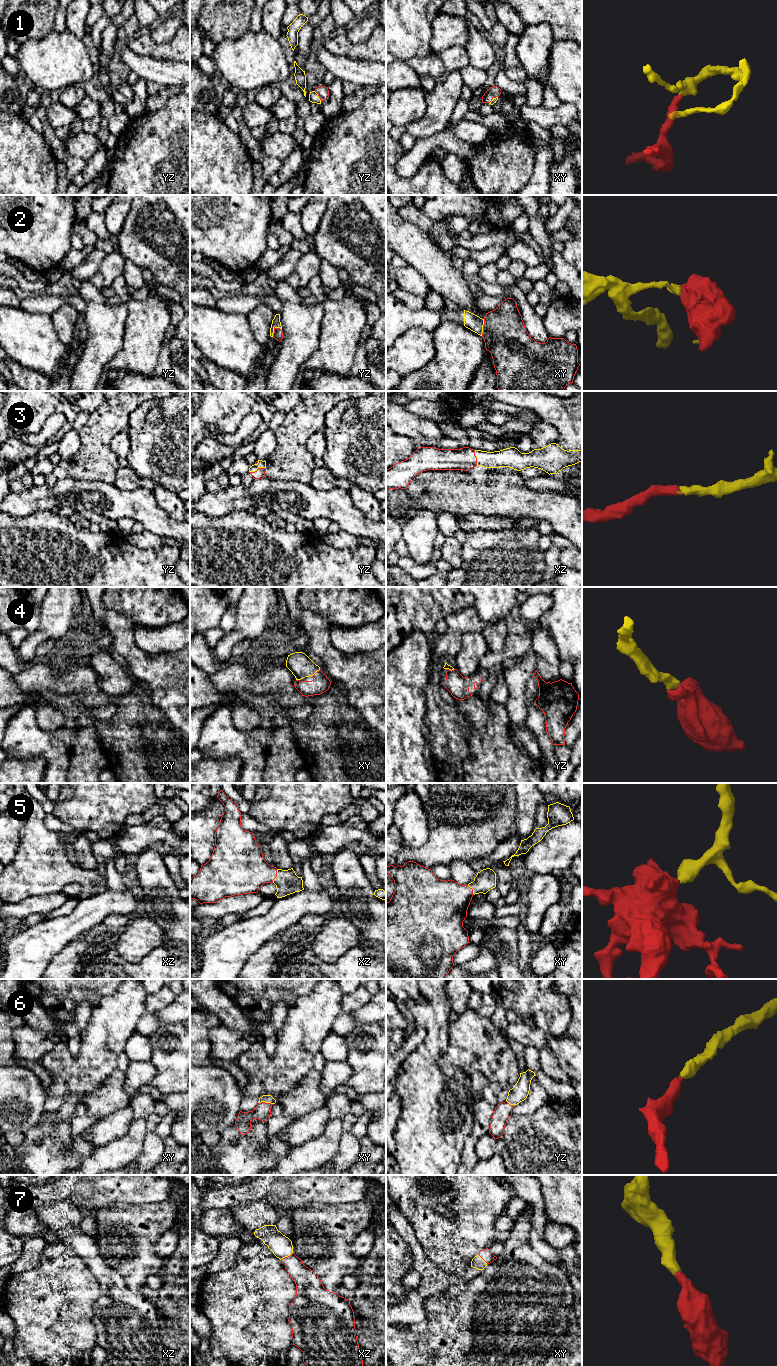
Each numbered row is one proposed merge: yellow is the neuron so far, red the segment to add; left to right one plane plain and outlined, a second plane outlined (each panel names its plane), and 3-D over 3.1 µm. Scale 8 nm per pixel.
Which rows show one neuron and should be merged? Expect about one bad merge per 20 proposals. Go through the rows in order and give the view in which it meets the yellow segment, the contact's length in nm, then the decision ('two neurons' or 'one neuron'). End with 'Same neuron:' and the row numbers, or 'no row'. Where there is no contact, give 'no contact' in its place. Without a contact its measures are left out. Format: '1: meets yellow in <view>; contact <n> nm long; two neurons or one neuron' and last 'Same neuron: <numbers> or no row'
1: meets yellow in yz; contact 110 nm long; one neuron
2: meets yellow in yz; contact 100 nm long; one neuron
3: meets yellow in yz; contact 140 nm long; one neuron
4: meets yellow in xy; contact 90 nm long; one neuron
5: meets yellow in xz; contact 120 nm long; one neuron
6: meets yellow in xy; contact 110 nm long; one neuron
7: meets yellow in xz; contact 130 nm long; one neuron
Same neuron: 1, 2, 3, 4, 5, 6, 7

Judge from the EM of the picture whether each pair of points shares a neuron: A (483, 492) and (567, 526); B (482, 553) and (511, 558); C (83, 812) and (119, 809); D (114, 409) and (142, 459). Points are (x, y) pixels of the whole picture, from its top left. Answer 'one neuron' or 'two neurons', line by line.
A: one neuron
B: one neuron
C: one neuron
D: two neurons

